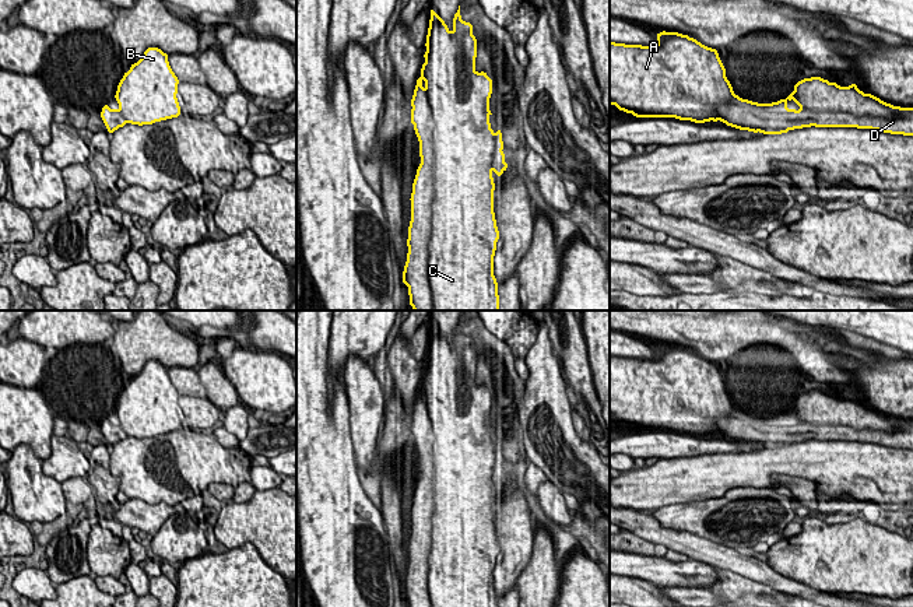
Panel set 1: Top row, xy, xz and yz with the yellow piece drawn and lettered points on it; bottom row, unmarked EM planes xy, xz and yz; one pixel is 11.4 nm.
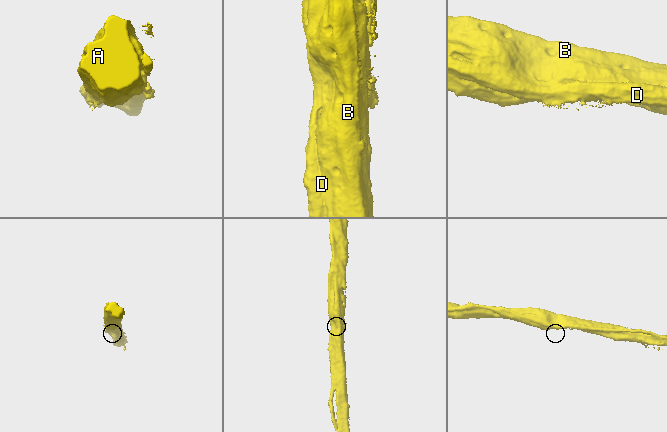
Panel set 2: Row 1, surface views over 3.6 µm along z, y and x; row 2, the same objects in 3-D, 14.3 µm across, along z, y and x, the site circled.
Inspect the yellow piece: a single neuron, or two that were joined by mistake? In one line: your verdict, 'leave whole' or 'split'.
leave whole

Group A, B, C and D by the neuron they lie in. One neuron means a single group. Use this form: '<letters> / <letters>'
A B C D

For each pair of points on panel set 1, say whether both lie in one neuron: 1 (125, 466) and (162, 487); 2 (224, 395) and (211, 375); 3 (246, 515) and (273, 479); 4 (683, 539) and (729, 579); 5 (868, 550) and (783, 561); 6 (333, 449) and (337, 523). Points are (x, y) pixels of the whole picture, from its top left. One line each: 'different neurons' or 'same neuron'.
1: same neuron
2: same neuron
3: different neurons
4: different neurons
5: same neuron
6: same neuron

